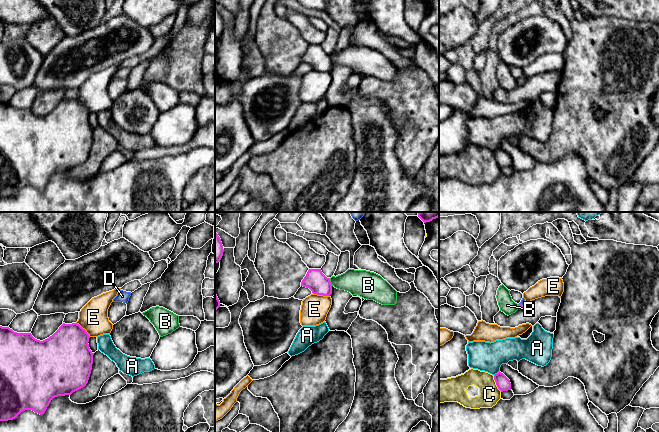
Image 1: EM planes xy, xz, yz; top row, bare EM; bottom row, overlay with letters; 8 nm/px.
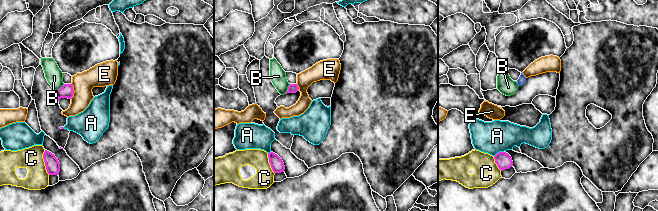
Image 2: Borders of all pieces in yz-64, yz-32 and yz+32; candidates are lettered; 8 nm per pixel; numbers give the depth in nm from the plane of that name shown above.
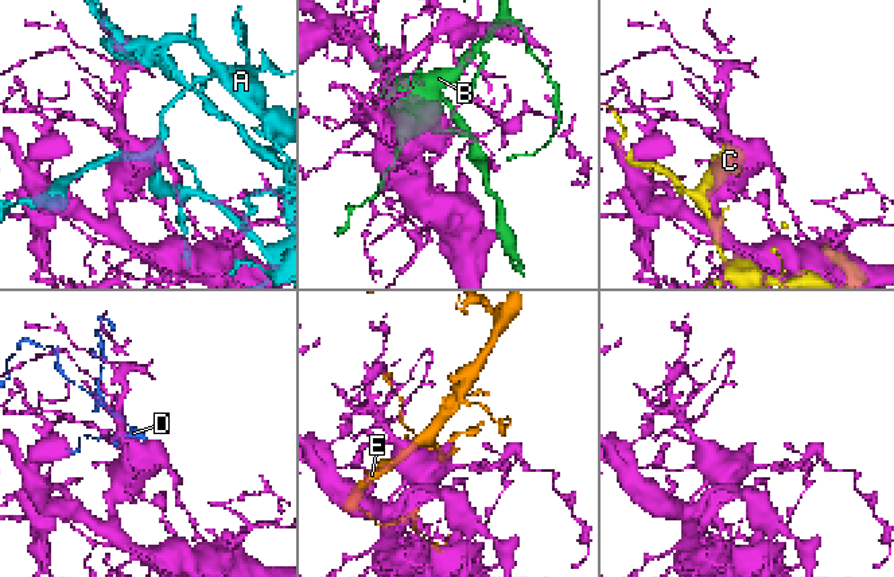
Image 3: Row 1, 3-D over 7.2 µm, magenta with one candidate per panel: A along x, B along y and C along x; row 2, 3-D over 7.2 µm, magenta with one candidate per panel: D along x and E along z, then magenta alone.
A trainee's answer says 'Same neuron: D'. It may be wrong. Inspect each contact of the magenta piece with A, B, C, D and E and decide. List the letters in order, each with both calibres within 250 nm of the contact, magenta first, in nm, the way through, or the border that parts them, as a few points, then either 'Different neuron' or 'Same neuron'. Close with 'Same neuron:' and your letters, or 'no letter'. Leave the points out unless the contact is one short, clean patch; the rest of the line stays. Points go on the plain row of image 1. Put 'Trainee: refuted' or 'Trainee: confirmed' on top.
Trainee: confirmed
A: Thickness 110 nm (magenta) against 240 nm. Different neuron
B: Thickness 170 nm (magenta) against 200 nm. Different neuron
C: Thickness 110 nm (magenta) against 170 nm. Different neuron
D: Thickness 50 nm (magenta) against 40 nm. Path across: yz (520, 82), (521, 80), (522, 78). Same neuron
E: Thickness 170 nm (magenta) against 220 nm. Different neuron
Same neuron: D

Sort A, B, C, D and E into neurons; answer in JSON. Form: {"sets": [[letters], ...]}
{"sets": [["A"], ["B"], ["C"], ["D"], ["E"]]}

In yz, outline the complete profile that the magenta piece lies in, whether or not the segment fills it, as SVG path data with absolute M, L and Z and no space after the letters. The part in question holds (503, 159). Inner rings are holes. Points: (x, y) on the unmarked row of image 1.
M498 148L497 150L495 150L494 156L501 168L511 166L510 156L503 149Z

